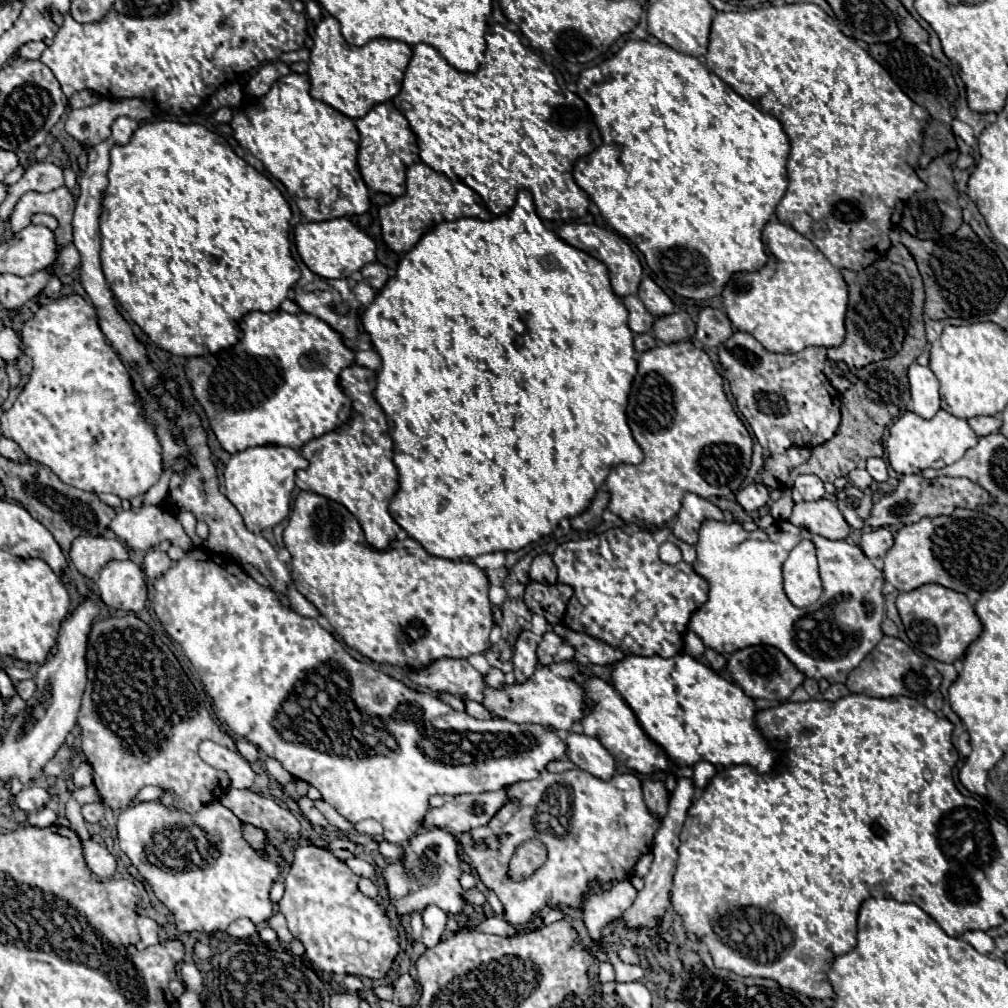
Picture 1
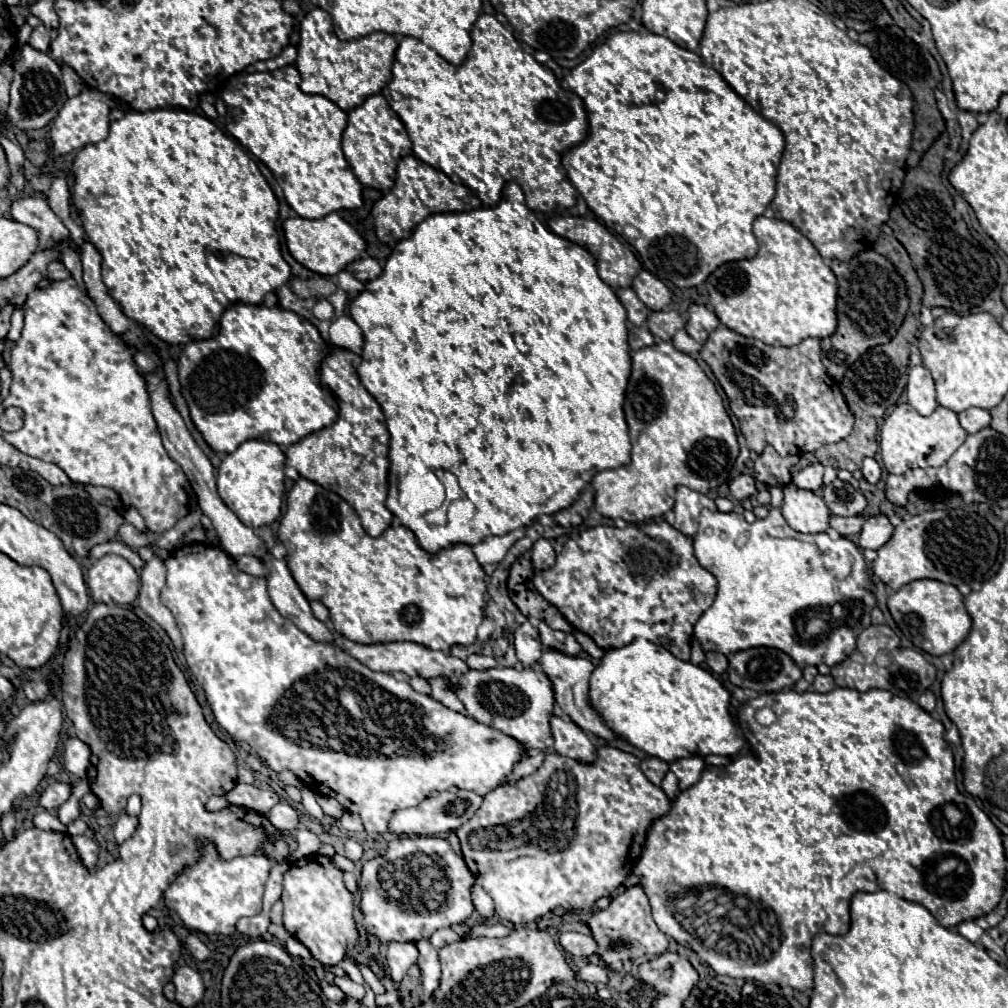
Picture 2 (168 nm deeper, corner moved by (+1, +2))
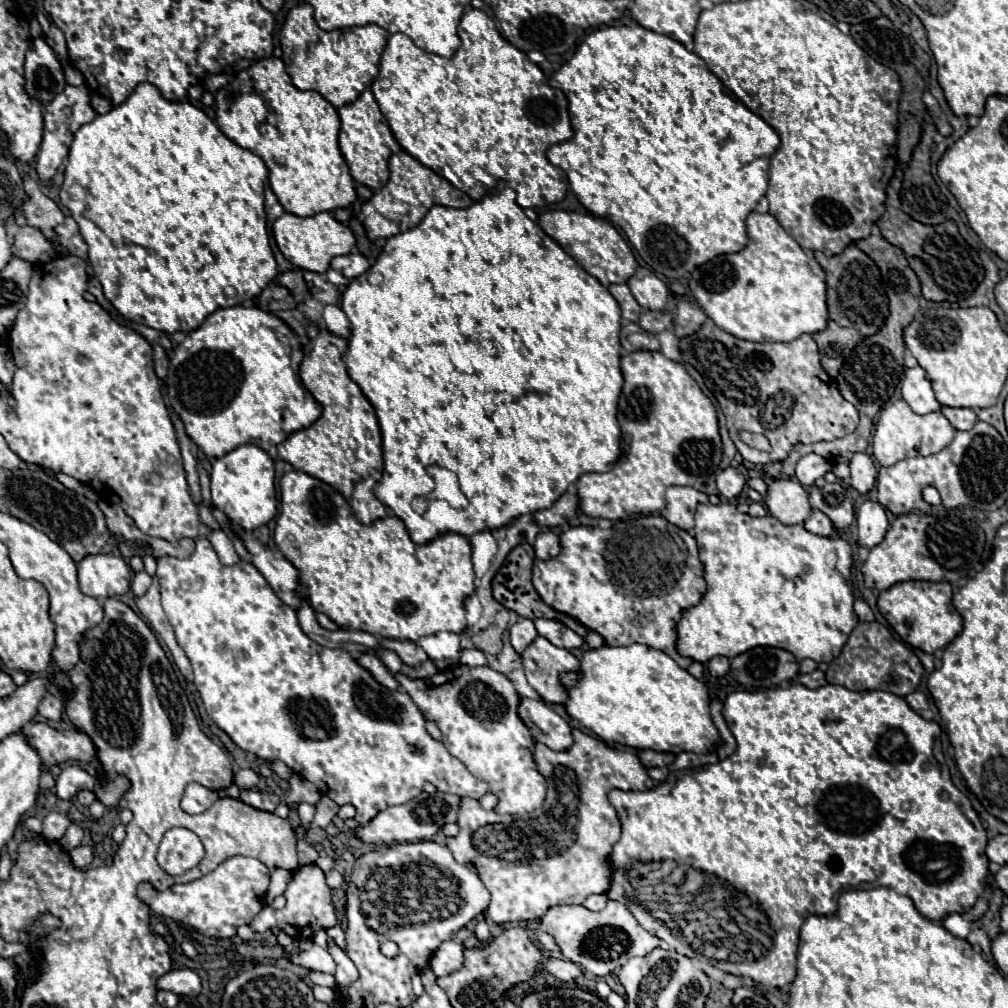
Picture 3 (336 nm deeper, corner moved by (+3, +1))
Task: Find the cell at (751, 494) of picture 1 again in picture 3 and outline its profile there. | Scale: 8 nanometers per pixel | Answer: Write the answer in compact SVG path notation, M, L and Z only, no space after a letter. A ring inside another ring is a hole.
M725 468L723 472L717 474L717 488L719 488L721 496L727 500L737 498L743 492L745 484L747 484L745 476L735 468Z

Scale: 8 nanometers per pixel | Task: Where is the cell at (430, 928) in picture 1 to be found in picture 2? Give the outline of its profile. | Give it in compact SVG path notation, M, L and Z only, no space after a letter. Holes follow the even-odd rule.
M421 941L417 943L419 947L419 961L417 967L421 969L421 983L423 983L423 993L425 997L433 997L433 991L439 987L439 979L441 979L441 967L439 967L439 957L437 951L431 947L429 941Z

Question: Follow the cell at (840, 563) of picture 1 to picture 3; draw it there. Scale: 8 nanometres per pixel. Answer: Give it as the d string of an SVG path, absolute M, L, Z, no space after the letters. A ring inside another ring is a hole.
M699 504L695 512L693 536L699 546L699 560L705 568L707 594L703 600L685 610L677 626L677 650L701 664L715 656L739 656L755 646L773 646L791 652L799 662L811 658L815 662L831 662L843 650L847 636L859 622L853 610L853 584L851 584L851 546L847 540L835 536L825 538L805 530L805 526L783 526L771 514L753 518L737 512L735 506Z

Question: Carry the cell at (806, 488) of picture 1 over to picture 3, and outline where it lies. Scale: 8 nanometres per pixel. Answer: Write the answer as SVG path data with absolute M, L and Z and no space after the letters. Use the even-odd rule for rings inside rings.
M807 454L797 462L795 476L803 486L813 486L815 480L825 476L829 470L831 470L831 464L827 464L827 460L823 460L817 454Z

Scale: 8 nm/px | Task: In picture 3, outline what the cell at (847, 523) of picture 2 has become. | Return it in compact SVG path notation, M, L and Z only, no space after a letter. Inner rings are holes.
M813 510L811 518L805 522L805 528L813 534L819 534L819 536L835 536L837 534L835 526L831 524L831 520L821 510Z

